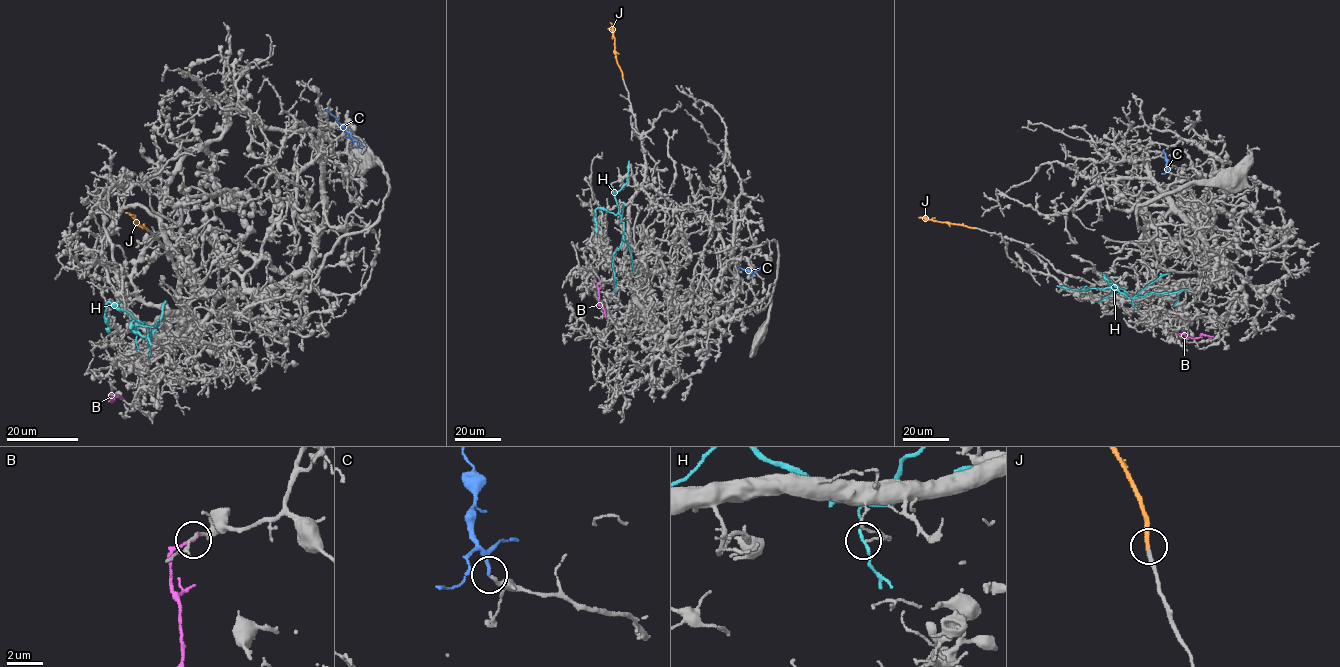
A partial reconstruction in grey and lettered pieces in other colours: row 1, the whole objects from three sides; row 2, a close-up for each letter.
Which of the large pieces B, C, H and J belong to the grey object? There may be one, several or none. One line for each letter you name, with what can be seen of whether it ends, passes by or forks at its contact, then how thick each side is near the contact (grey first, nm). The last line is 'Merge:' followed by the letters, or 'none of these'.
C: it ends; calibres 190 and 200 nm
J: it ends; calibres 170 and 200 nm
Merge: C, J

